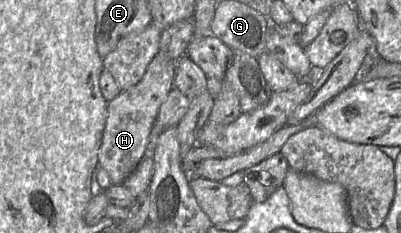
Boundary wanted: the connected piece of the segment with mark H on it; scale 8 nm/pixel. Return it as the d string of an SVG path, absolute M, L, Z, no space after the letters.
M159 50L148 65L142 79L135 86L121 91L113 100L107 102L107 116L98 153L98 167L108 172L112 185L122 184L148 153L150 133L158 110L173 88L174 71L175 62Z

